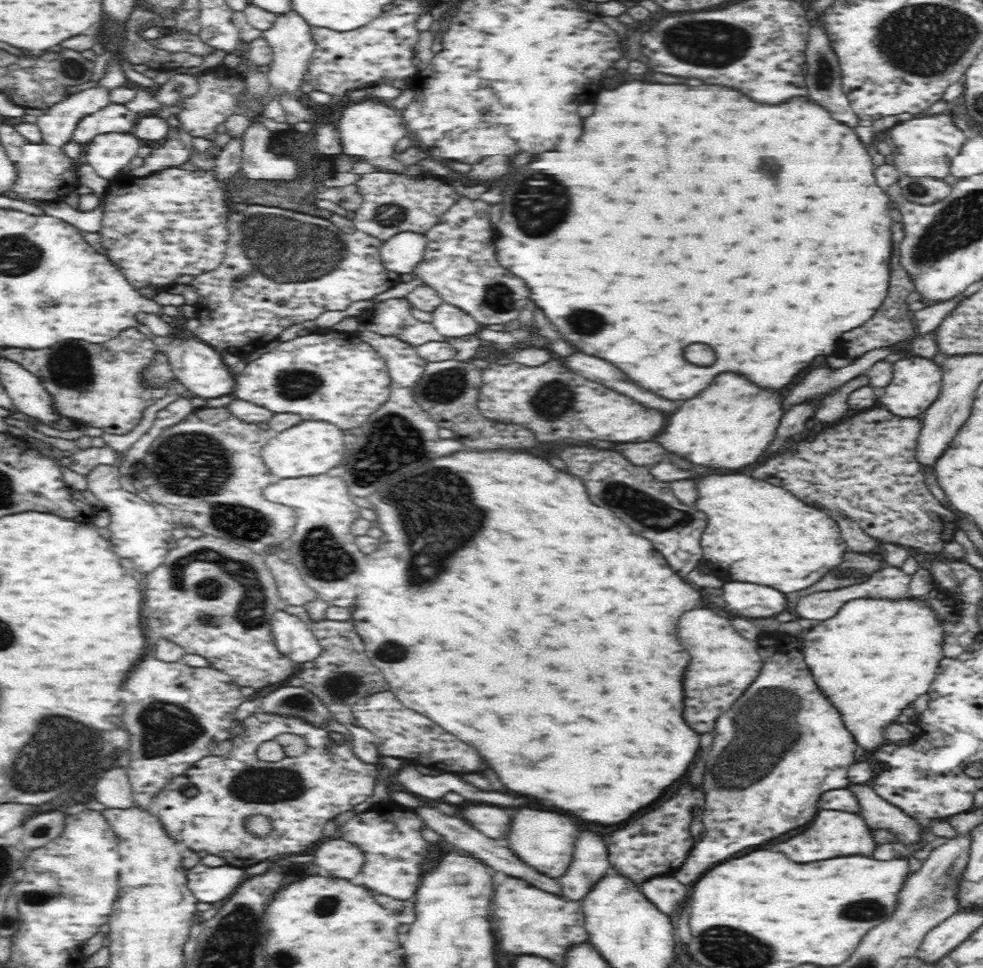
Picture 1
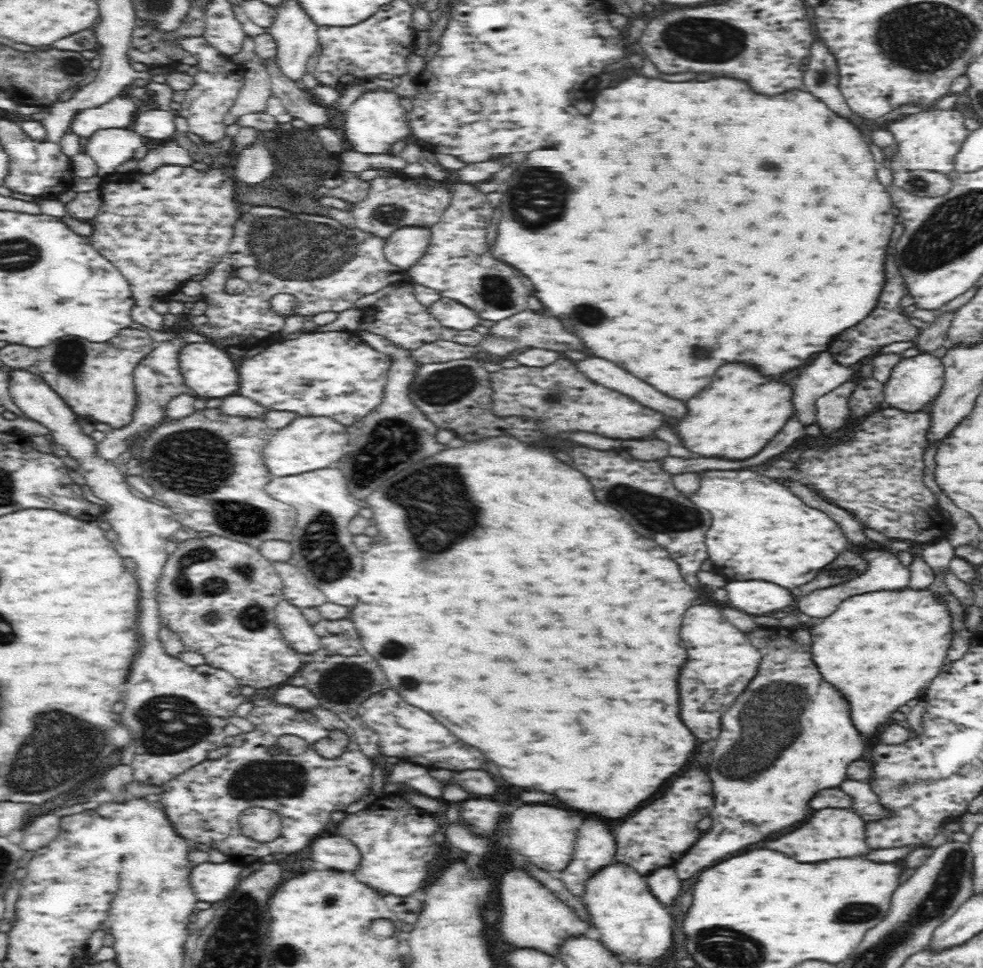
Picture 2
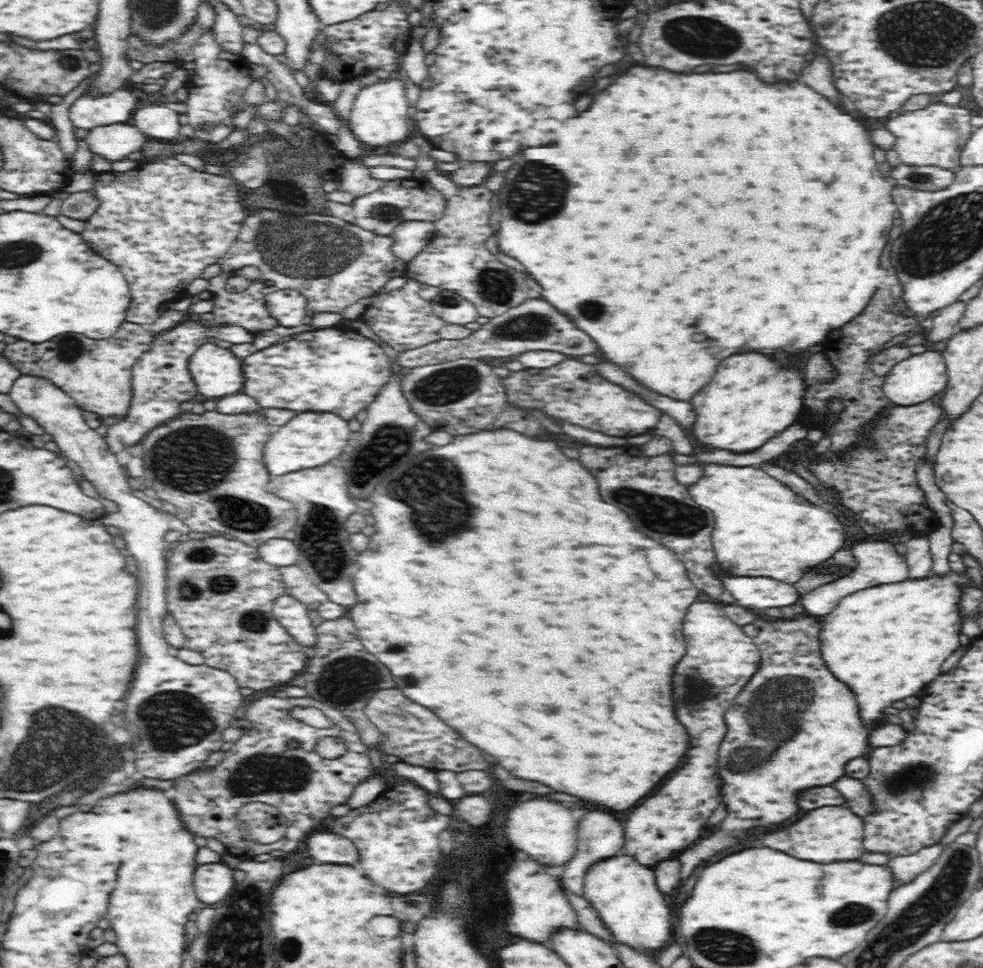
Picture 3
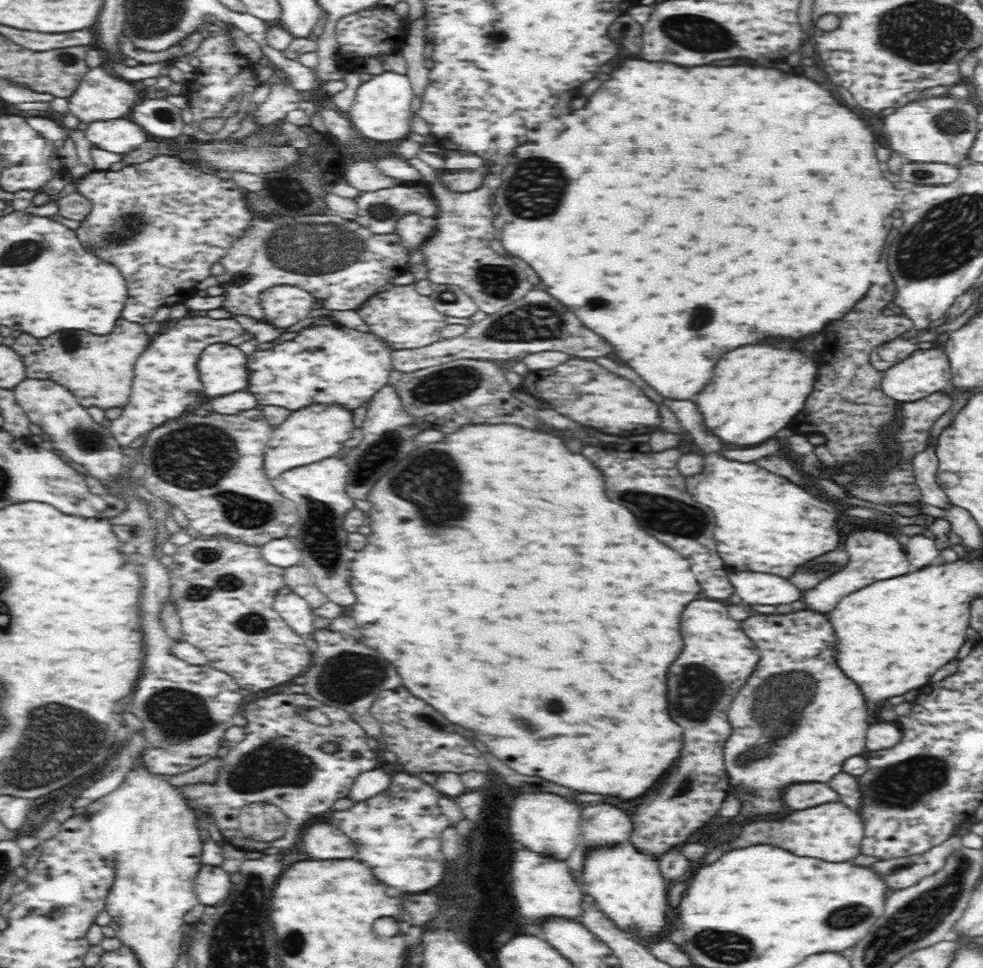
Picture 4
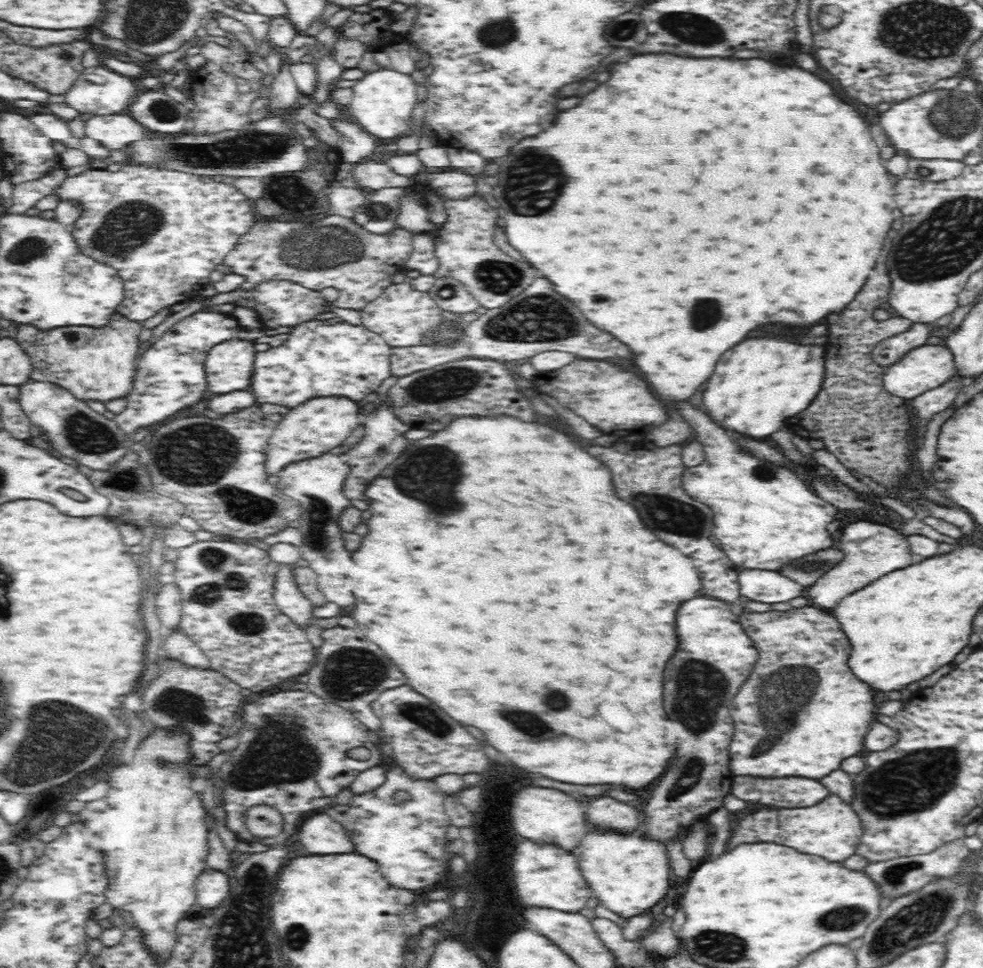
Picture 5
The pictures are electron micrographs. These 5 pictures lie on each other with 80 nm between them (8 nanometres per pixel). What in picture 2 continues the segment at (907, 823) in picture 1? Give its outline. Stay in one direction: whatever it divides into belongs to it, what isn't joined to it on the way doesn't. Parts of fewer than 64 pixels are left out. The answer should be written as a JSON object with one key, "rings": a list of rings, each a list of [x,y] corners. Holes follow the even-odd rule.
{"rings":[[[848,780],[848,782],[844,782],[844,786],[840,786],[840,790],[852,796],[854,812],[860,814],[866,822],[868,820],[874,822],[874,820],[880,820],[880,818],[888,816],[886,808],[882,803],[878,802],[878,796],[872,792],[872,788],[868,784]]]}

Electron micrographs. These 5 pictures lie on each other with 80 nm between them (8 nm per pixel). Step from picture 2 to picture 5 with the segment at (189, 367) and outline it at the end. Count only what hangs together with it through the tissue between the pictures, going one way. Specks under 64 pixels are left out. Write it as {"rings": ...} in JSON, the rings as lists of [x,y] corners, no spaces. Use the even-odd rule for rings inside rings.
{"rings":[[[235,335],[230,340],[223,340],[213,346],[205,358],[208,390],[214,394],[246,390],[250,386],[252,362],[258,352],[256,344],[255,340]]]}

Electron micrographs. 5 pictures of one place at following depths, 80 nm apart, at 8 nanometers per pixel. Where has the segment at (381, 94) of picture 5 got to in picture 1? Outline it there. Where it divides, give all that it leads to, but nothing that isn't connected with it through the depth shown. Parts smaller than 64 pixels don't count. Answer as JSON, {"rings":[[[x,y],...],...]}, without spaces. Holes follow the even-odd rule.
{"rings":[[[364,98],[358,104],[348,106],[338,122],[338,136],[341,140],[343,153],[358,161],[366,161],[378,168],[390,168],[394,172],[400,172],[403,166],[398,166],[394,160],[396,152],[394,146],[400,138],[407,136],[407,129],[402,111],[393,107],[391,103],[384,102],[379,98]]]}

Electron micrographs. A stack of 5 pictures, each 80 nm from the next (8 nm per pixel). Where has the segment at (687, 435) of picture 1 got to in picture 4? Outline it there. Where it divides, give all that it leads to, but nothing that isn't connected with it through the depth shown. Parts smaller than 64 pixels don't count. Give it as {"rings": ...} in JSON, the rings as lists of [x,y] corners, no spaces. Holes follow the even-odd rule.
{"rings":[[[744,346],[744,350],[724,354],[724,362],[716,366],[712,382],[696,396],[696,404],[706,420],[706,426],[716,436],[728,444],[752,446],[756,442],[767,441],[779,430],[786,428],[786,424],[804,408],[804,400],[808,400],[808,394],[813,392],[818,375],[818,358],[814,360],[800,350],[784,350],[778,346]]]}

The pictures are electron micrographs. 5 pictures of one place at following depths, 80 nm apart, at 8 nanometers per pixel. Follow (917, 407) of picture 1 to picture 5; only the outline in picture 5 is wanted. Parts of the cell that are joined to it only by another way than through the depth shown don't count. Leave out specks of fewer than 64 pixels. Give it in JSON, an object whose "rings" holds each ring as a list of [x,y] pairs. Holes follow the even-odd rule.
{"rings":[[[924,344],[918,348],[912,348],[904,354],[898,362],[885,367],[883,374],[883,387],[889,394],[902,399],[912,400],[924,392],[936,389],[936,386],[954,375],[956,365],[953,362],[953,354],[944,344]]]}

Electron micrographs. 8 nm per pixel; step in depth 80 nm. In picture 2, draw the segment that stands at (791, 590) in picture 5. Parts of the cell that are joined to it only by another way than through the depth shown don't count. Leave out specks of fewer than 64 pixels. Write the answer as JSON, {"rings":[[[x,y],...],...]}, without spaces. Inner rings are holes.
{"rings":[[[728,582],[726,584],[730,606],[738,606],[748,614],[766,614],[774,610],[782,610],[794,602],[790,590],[780,590],[780,586],[772,586],[770,582]]]}

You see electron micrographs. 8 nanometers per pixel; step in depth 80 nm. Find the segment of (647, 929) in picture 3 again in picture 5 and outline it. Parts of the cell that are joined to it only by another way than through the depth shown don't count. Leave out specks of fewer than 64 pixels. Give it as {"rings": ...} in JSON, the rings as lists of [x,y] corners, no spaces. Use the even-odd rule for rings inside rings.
{"rings":[[[589,828],[586,838],[583,838],[574,850],[581,856],[579,868],[584,874],[585,882],[595,894],[596,902],[606,906],[610,911],[622,916],[640,914],[650,908],[656,900],[661,900],[666,894],[671,866],[667,842],[646,842],[634,832],[616,834],[614,830],[596,830]]]}

